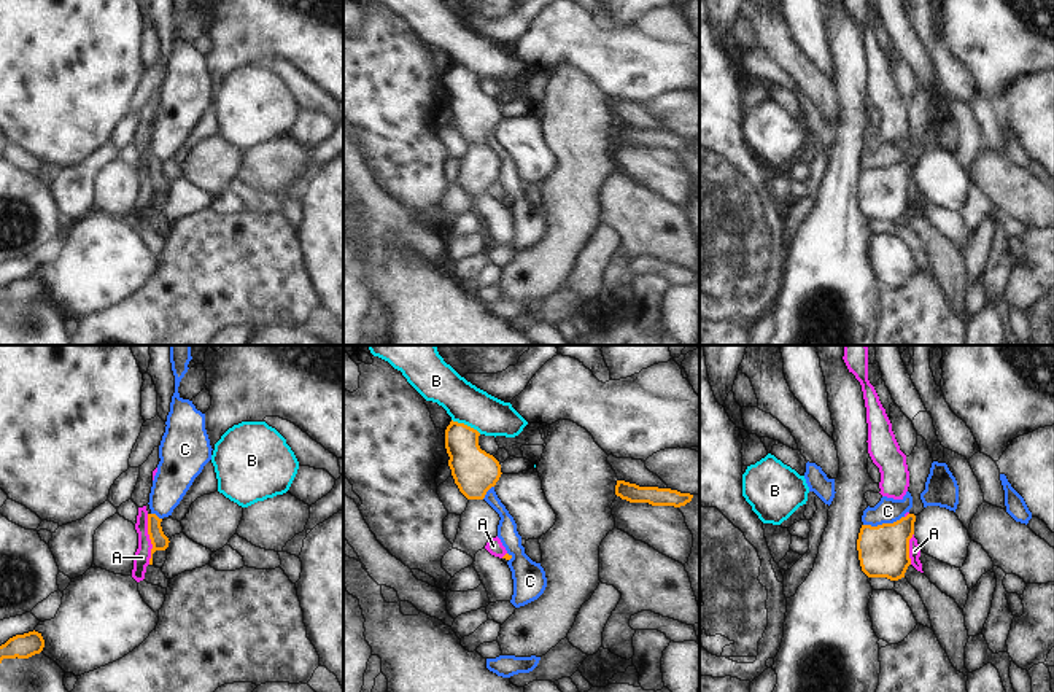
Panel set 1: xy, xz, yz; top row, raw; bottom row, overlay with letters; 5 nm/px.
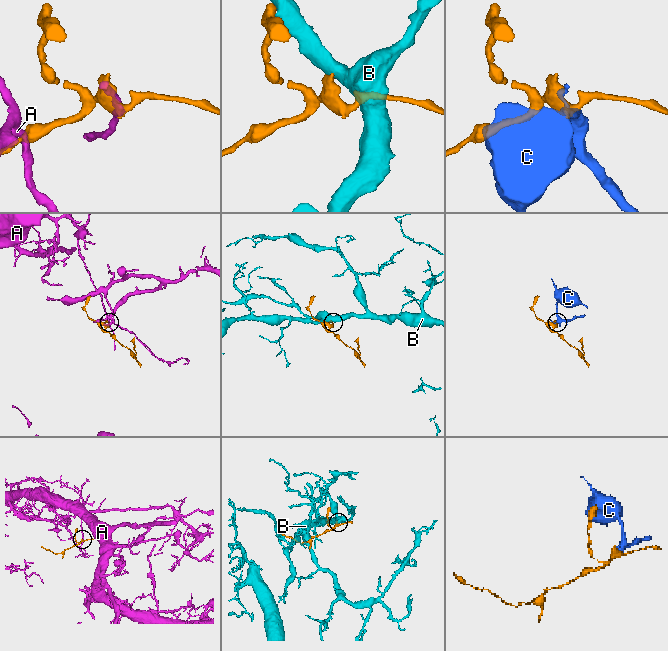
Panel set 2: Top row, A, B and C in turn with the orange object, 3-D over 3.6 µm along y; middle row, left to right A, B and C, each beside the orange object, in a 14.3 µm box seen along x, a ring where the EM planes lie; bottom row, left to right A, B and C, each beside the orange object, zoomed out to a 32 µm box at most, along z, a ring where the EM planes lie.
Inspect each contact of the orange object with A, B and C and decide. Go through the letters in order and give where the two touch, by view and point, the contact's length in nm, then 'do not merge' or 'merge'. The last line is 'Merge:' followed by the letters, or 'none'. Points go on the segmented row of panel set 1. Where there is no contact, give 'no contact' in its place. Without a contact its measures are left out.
A: xy (150, 538) | 260 nm | do not merge
B: xz (466, 425) | 170 nm | do not merge
C: yz (883, 524) | 220 nm | do not merge
Merge: none

